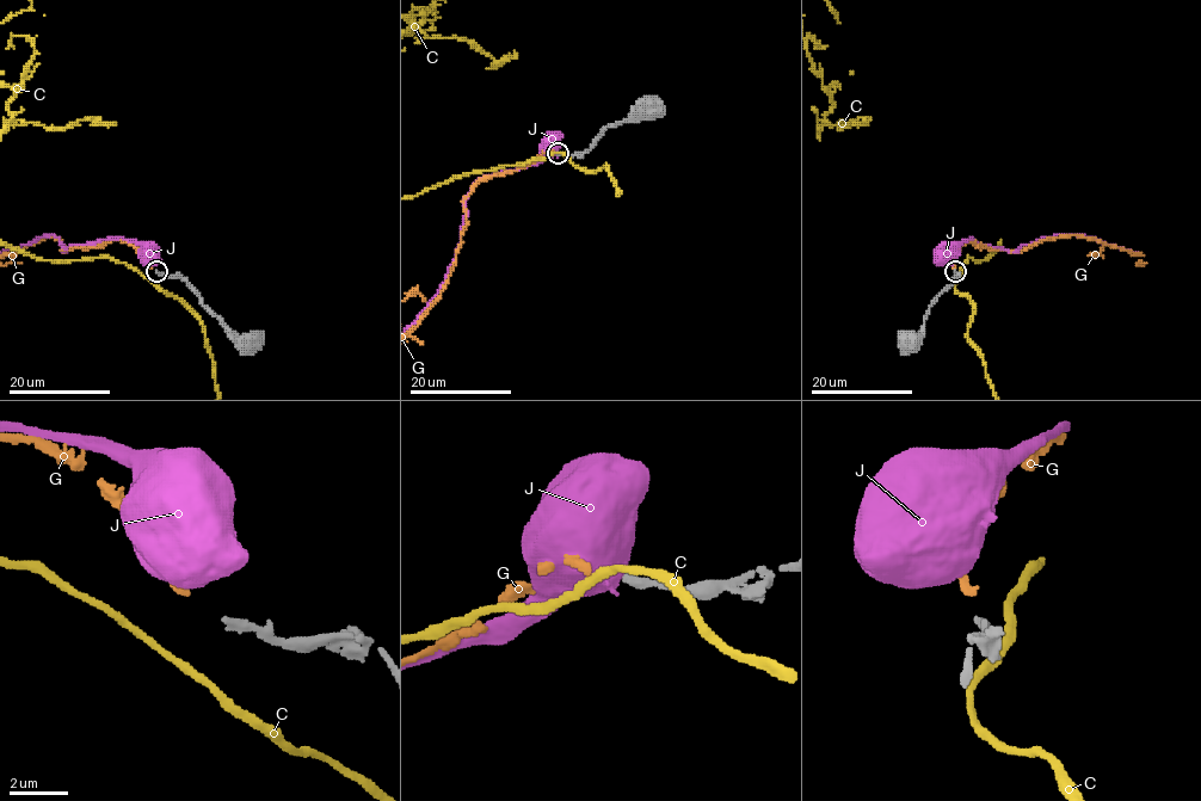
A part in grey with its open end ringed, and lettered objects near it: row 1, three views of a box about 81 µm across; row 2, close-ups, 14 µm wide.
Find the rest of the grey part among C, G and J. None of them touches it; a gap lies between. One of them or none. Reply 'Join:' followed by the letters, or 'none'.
Join: G

